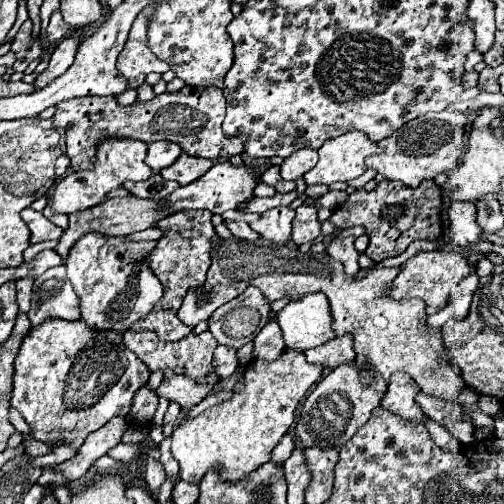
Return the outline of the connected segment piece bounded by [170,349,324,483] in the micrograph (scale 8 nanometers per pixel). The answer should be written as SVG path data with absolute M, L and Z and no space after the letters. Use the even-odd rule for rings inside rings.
M286 349L276 361L254 359L244 373L244 385L226 403L210 407L198 417L180 415L170 437L172 455L180 463L180 479L200 483L206 469L222 465L222 479L238 481L268 463L272 449L292 425L298 403L322 371L324 367L308 363L302 351Z

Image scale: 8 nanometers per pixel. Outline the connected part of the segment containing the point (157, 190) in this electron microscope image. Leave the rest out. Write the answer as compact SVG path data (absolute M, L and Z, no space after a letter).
M152 173L150 179L146 181L140 181L140 183L134 183L134 181L124 181L122 187L126 191L130 191L132 195L136 197L142 197L142 199L164 199L166 195L170 195L174 189L178 189L180 185L176 181L166 181L162 179L158 173Z

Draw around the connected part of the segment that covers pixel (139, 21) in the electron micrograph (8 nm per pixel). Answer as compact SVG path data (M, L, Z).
M156 3L148 5L134 21L128 41L118 57L116 69L126 77L128 87L126 89L138 89L144 83L144 77L148 73L166 73L170 67L166 67L164 61L154 57L154 53L146 47L146 27L148 17L152 15L152 9Z

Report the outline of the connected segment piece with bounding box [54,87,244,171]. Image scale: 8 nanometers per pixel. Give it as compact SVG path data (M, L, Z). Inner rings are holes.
M184 87L176 93L162 93L146 103L120 107L114 97L78 97L56 105L54 125L66 127L66 155L70 157L72 171L90 169L94 163L96 145L106 137L140 139L154 143L158 139L174 141L184 153L216 161L218 157L232 157L244 151L242 137L226 137L222 121L226 113L226 99L220 89L194 89Z

